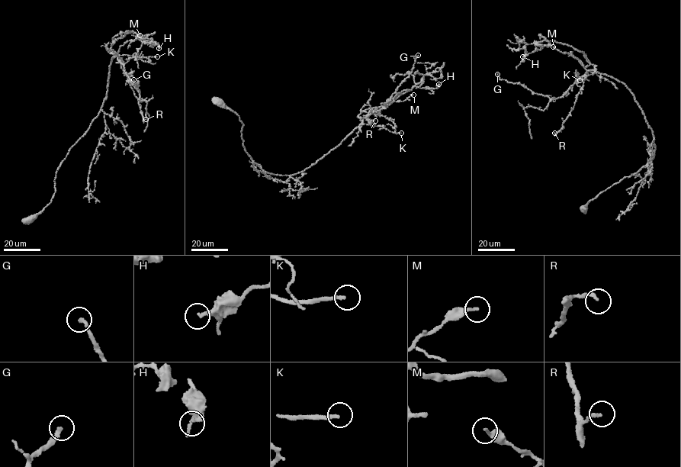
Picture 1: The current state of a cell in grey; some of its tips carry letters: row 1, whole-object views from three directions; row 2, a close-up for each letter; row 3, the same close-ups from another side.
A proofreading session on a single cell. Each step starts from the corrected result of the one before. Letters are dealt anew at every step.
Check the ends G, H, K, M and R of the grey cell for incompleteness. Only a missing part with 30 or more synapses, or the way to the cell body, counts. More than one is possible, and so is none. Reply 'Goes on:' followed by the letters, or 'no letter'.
Goes on: G, K

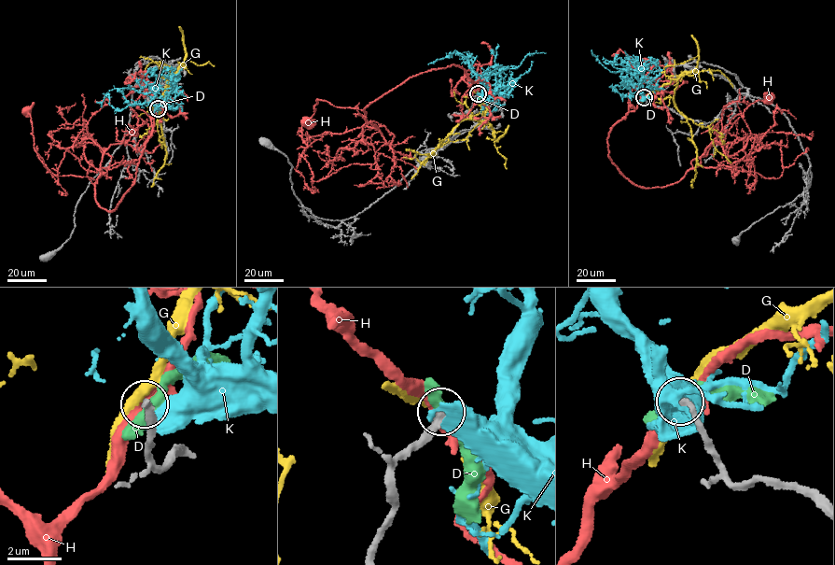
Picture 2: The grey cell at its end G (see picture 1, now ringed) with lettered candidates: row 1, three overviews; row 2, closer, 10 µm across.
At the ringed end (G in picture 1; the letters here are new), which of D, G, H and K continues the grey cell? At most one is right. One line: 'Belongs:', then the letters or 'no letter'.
Belongs: no letter

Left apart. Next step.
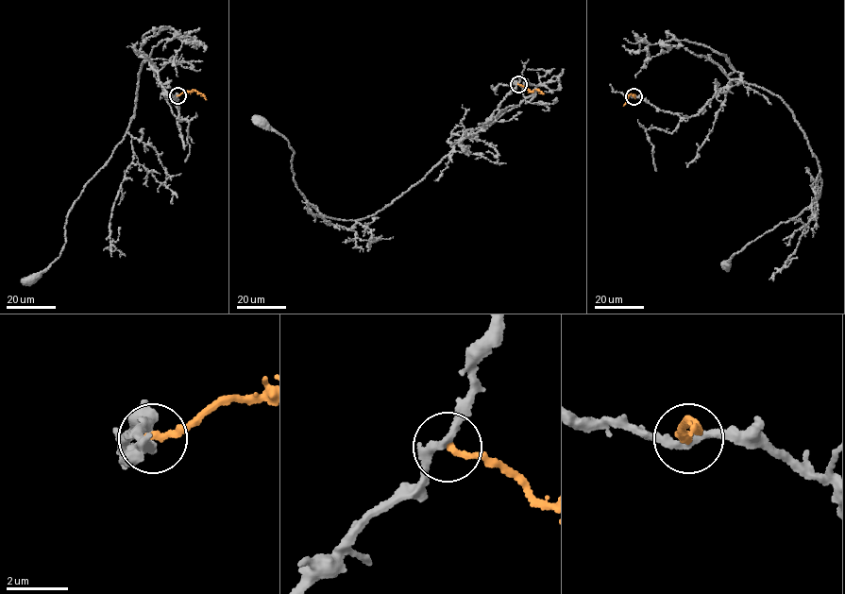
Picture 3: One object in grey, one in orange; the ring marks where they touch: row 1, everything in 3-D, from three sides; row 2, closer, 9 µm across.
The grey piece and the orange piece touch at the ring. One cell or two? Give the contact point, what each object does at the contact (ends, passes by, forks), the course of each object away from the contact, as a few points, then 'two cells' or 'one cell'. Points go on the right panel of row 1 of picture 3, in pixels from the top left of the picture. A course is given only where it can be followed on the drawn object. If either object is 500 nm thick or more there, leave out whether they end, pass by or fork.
place (633, 96); grey passes by; orange ends; course grey (633, 96), (692, 116), (737, 79), (777, 95), (804, 132), (819, 168), (819, 196), (726, 265); course orange (633, 96), (631, 93), (624, 106); two cells

